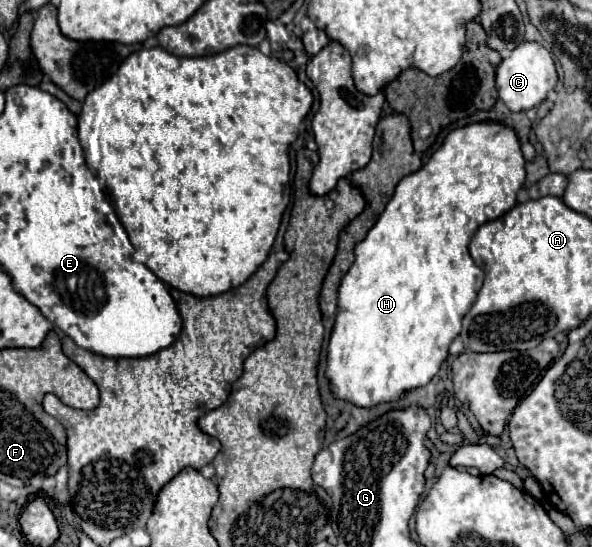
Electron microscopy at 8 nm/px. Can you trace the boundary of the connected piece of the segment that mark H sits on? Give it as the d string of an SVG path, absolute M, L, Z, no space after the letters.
M480 122L480 124L472 124L472 126L464 126L458 128L454 132L450 132L442 144L440 150L436 150L432 154L432 158L428 160L426 166L422 166L418 172L406 176L398 186L396 192L392 196L392 200L388 202L388 206L384 208L384 212L380 214L378 222L372 226L372 230L368 232L368 236L356 244L354 248L354 264L350 266L348 274L342 278L340 282L340 290L338 290L338 312L336 312L336 322L332 328L332 336L328 342L328 362L326 362L326 378L330 384L330 392L334 398L346 400L354 406L360 408L370 408L382 402L392 402L402 398L404 394L408 394L414 388L426 386L442 368L442 362L448 356L448 346L452 344L452 340L460 334L460 324L464 314L472 308L472 302L476 300L476 294L484 282L484 270L478 268L472 260L472 256L468 254L468 244L474 236L474 232L490 220L496 220L500 216L504 216L508 210L512 210L512 206L516 204L516 192L520 190L522 182L526 178L524 172L524 156L520 152L520 142L514 134L512 128L506 128L498 122Z

